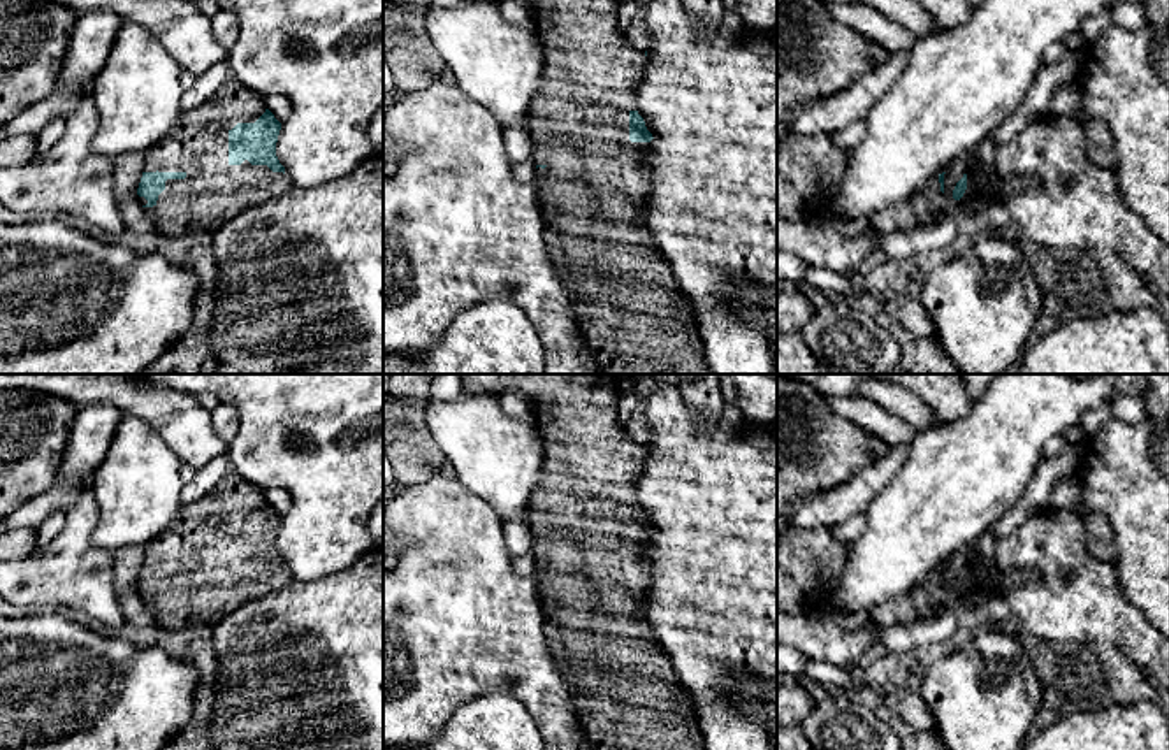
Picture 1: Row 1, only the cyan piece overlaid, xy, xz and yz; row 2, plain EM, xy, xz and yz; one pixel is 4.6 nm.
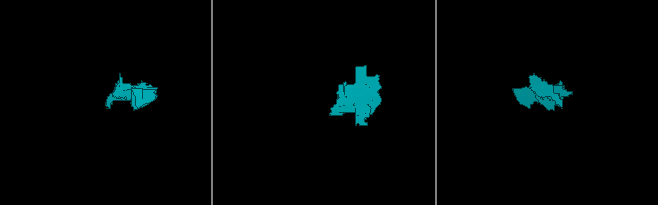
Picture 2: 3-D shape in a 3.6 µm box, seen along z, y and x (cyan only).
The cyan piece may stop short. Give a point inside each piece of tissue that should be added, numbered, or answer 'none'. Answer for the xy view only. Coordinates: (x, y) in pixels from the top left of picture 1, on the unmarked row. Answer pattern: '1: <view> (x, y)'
1: xy (213, 585)

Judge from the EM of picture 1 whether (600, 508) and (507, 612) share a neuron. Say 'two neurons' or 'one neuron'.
two neurons

